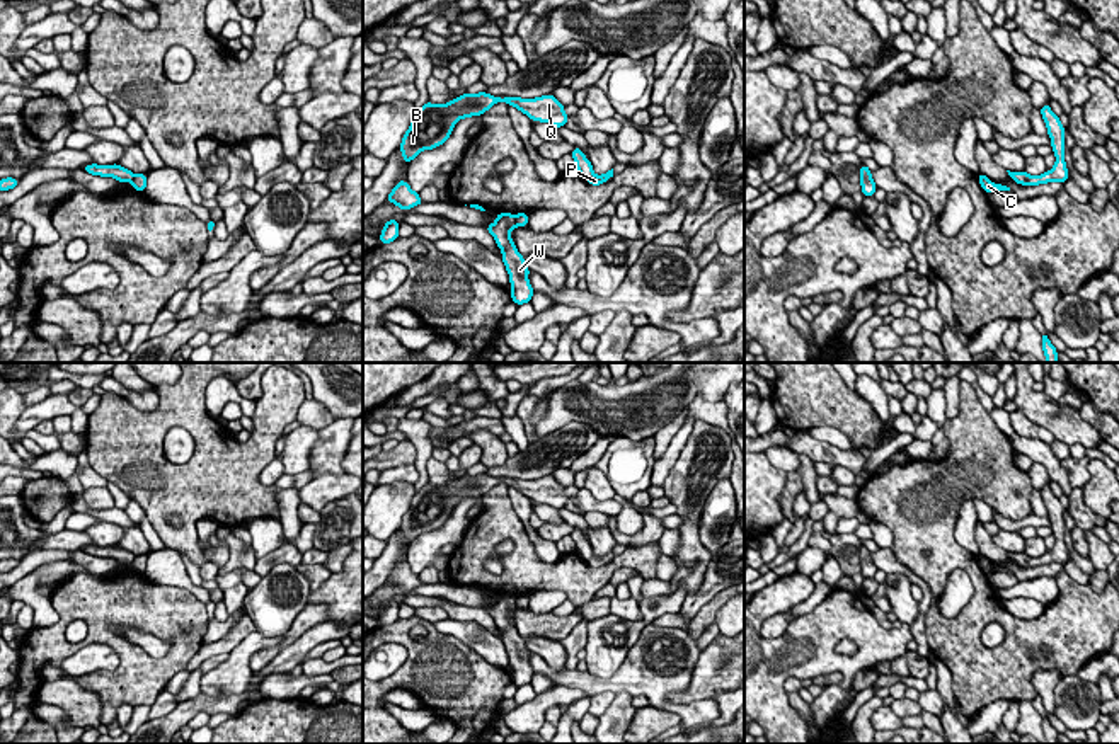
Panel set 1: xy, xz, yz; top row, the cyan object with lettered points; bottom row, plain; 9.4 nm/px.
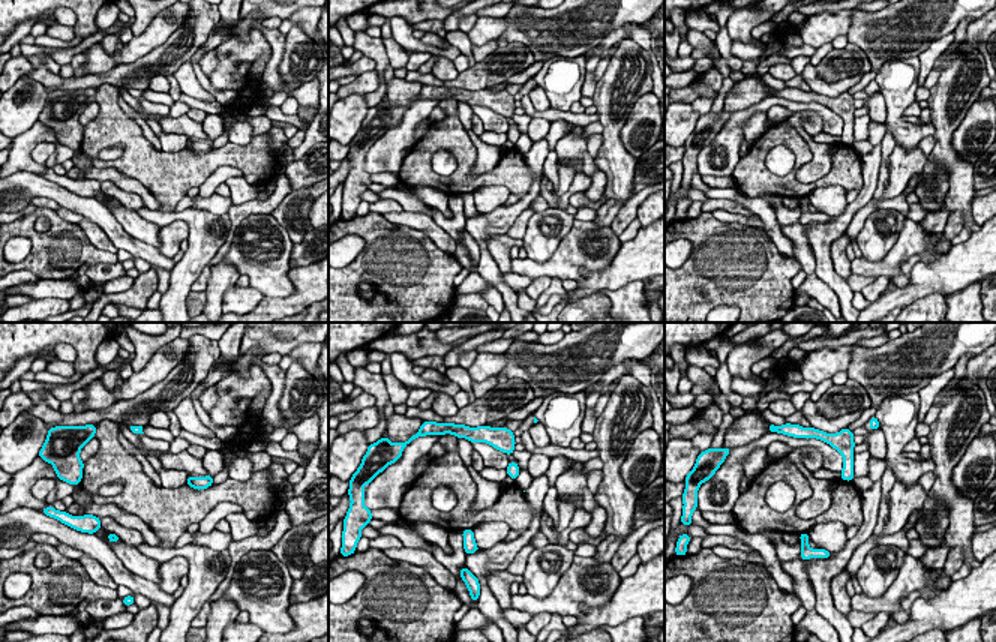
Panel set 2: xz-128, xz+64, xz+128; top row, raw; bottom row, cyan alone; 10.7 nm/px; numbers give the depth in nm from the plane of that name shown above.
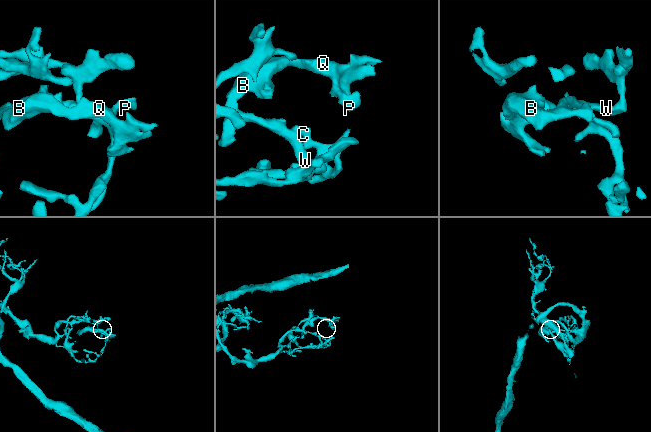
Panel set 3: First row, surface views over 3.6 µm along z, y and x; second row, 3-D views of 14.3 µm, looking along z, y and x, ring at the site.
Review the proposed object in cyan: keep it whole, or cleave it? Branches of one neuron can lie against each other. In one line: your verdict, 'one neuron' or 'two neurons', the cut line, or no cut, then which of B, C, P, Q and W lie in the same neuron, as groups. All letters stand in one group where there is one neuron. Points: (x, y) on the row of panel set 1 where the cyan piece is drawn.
two neurons | xy (135, 176), (131, 183) | B P Q W / C

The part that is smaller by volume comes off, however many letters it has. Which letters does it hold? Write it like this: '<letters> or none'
B, P, Q, W

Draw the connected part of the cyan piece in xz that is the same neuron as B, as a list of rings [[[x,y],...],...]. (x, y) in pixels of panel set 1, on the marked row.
[[[487,92],[463,94],[446,104],[434,106],[426,102],[414,112],[410,128],[404,133],[399,150],[404,162],[410,163],[422,150],[441,146],[451,134],[455,124],[463,117],[482,116],[497,102],[516,107],[533,121],[548,123],[555,128],[565,126],[569,114],[552,94],[521,99],[521,97],[494,97]]]

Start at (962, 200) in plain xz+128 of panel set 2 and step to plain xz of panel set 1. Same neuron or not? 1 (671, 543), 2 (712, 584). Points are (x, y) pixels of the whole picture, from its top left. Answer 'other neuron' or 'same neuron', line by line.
1: other neuron
2: other neuron

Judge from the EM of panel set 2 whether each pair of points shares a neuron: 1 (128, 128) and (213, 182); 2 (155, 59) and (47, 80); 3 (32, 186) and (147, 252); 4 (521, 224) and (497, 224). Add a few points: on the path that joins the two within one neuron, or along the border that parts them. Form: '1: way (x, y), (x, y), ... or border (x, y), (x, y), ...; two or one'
1: border (242, 171), (233, 167), (218, 167), (198, 186); two
2: way (128, 75), (74, 83); one
3: way (60, 194), (74, 203), (92, 209), (119, 236); one
4: border (527, 207), (506, 233); two

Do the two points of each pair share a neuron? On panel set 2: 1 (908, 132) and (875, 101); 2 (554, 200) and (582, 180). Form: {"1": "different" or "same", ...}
{"1": "different", "2": "same"}

